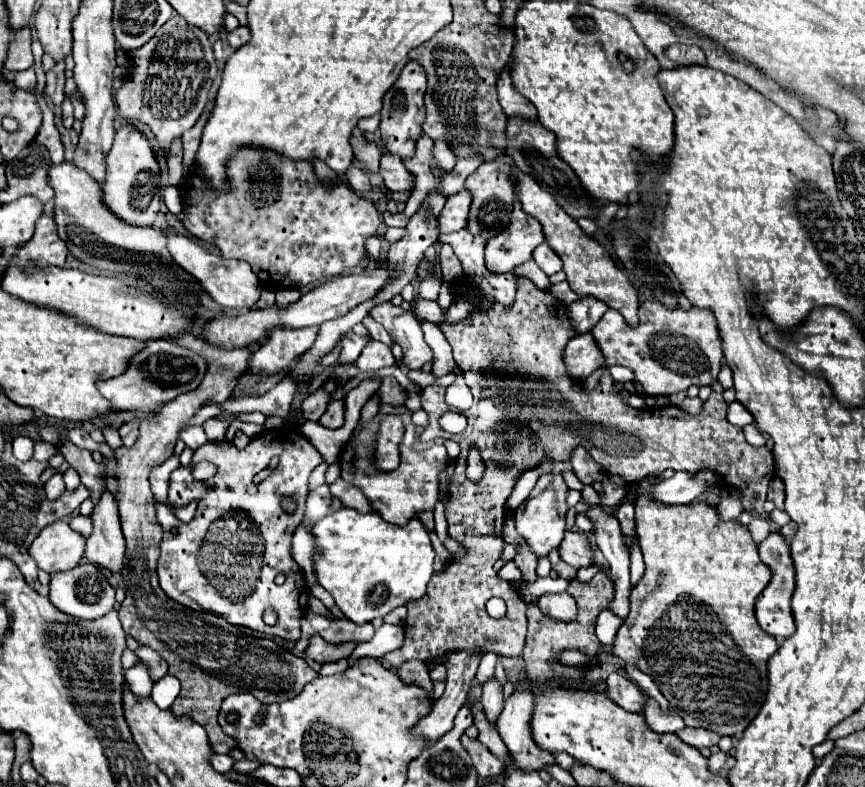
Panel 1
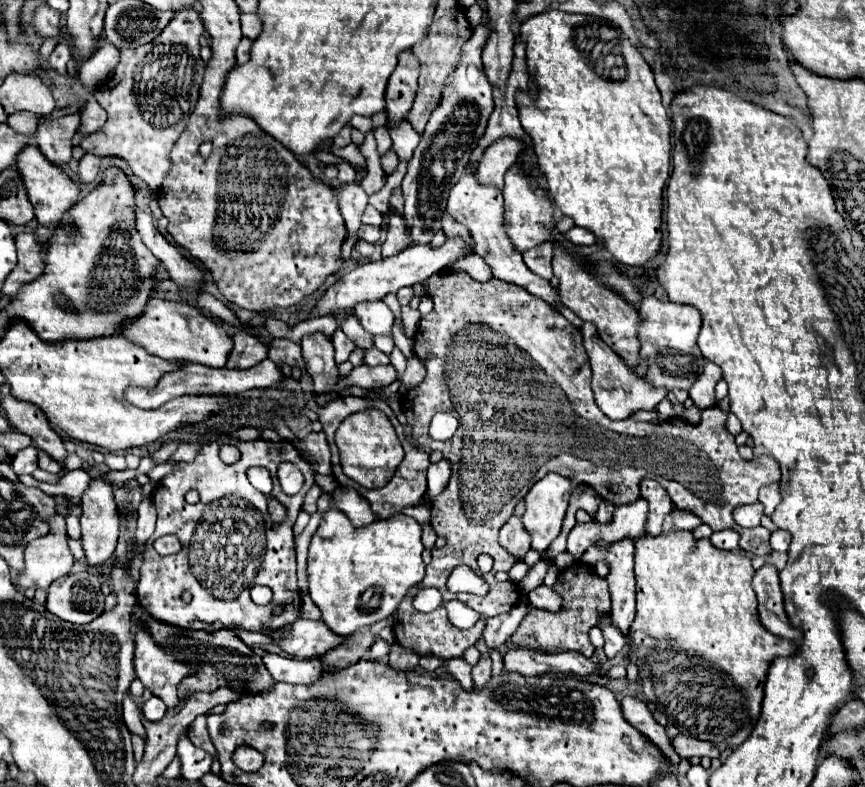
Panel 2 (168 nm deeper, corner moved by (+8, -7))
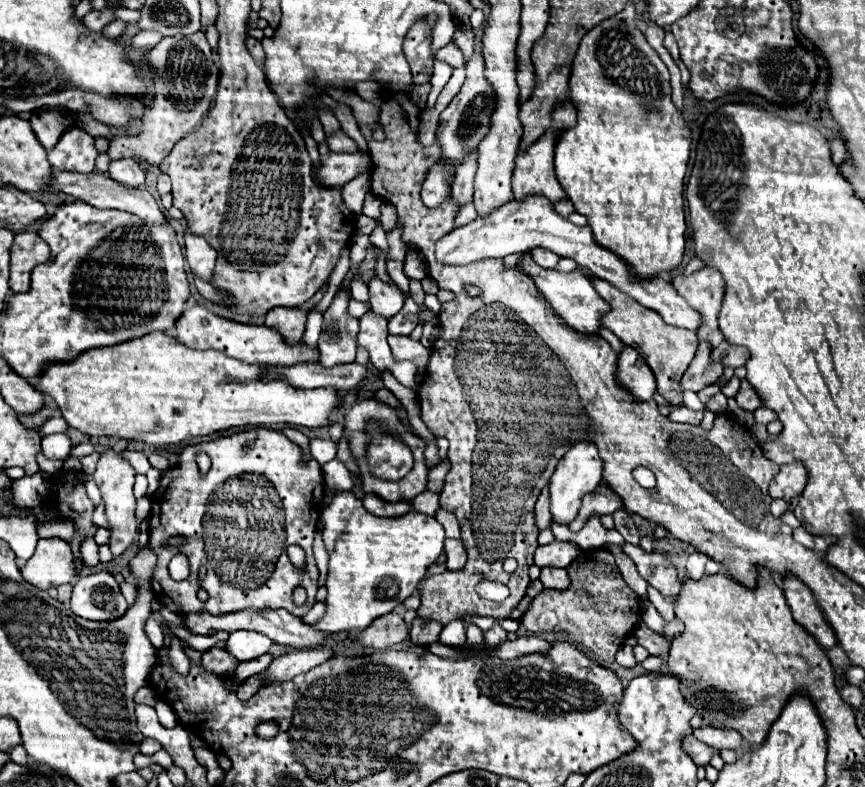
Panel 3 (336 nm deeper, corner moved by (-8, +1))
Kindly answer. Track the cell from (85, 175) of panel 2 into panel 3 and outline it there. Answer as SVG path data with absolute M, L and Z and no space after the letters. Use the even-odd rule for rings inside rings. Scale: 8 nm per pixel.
M126 158L126 160L114 160L110 164L110 178L114 178L116 182L120 182L124 186L138 188L146 182L146 172L138 160Z

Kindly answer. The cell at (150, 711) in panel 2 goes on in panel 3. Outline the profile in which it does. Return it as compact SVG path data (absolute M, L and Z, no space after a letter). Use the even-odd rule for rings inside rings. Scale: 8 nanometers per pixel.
M158 702L156 704L156 712L158 712L158 720L164 728L174 728L178 724L178 718L174 714L174 710L166 704L166 702Z

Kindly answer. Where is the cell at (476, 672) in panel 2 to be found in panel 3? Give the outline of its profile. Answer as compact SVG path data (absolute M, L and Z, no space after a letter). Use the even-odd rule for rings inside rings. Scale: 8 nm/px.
M494 622L494 626L484 632L484 640L486 640L490 646L502 644L502 642L506 640L506 630L500 628L500 622Z

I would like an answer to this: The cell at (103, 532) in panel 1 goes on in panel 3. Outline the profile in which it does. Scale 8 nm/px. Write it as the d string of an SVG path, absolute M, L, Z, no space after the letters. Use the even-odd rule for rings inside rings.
M104 450L100 454L100 460L98 460L98 466L96 466L96 472L92 474L94 482L98 484L100 492L102 492L102 500L106 502L106 518L110 522L110 534L112 534L112 540L110 540L110 550L114 556L120 556L134 540L136 536L136 530L138 530L138 522L134 518L134 506L136 506L136 498L132 494L132 488L134 488L134 476L136 476L136 470L130 466L130 462L126 458L122 458L122 454L114 452L114 450Z

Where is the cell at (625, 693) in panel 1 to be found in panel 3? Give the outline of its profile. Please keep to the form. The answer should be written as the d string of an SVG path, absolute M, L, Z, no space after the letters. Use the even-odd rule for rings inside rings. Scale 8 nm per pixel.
M688 736L688 740L684 740L684 750L694 760L696 766L708 766L710 758L716 754L714 748L708 748L708 744L696 740L694 736Z

